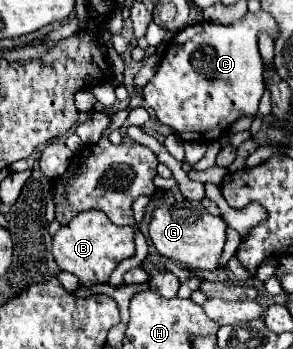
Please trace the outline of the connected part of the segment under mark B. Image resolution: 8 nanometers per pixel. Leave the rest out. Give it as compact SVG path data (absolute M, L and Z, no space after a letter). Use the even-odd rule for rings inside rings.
M98 210L80 212L68 224L60 226L60 230L54 234L52 254L62 270L80 278L82 286L104 284L108 282L110 274L122 260L134 256L134 232L136 230L138 226L122 228L122 226L110 224L104 212L98 212Z

